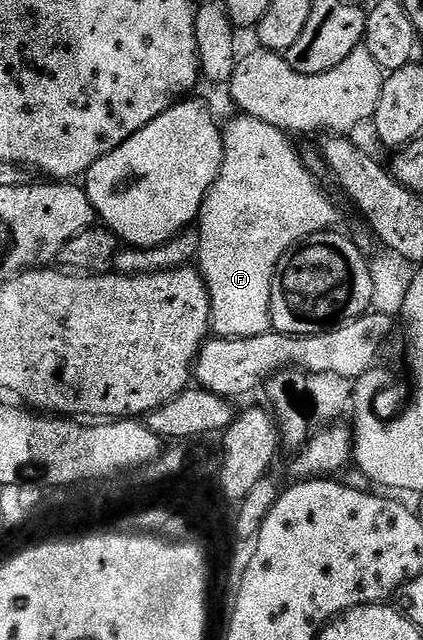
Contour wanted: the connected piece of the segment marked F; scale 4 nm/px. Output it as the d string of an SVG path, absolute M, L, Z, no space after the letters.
M242 113L236 114L236 119L231 119L222 128L223 133L223 160L221 161L221 173L217 181L209 189L205 201L199 210L197 228L200 235L200 249L197 256L197 270L203 276L207 291L211 295L211 330L212 336L221 339L248 339L258 335L268 334L272 330L271 325L271 286L275 280L275 266L281 261L281 257L295 243L299 243L306 235L316 235L322 231L329 231L338 228L339 211L335 203L327 199L325 192L319 188L316 176L303 164L302 156L291 144L292 136L286 131L277 129L273 125L265 125L265 121L257 121L253 117Z

